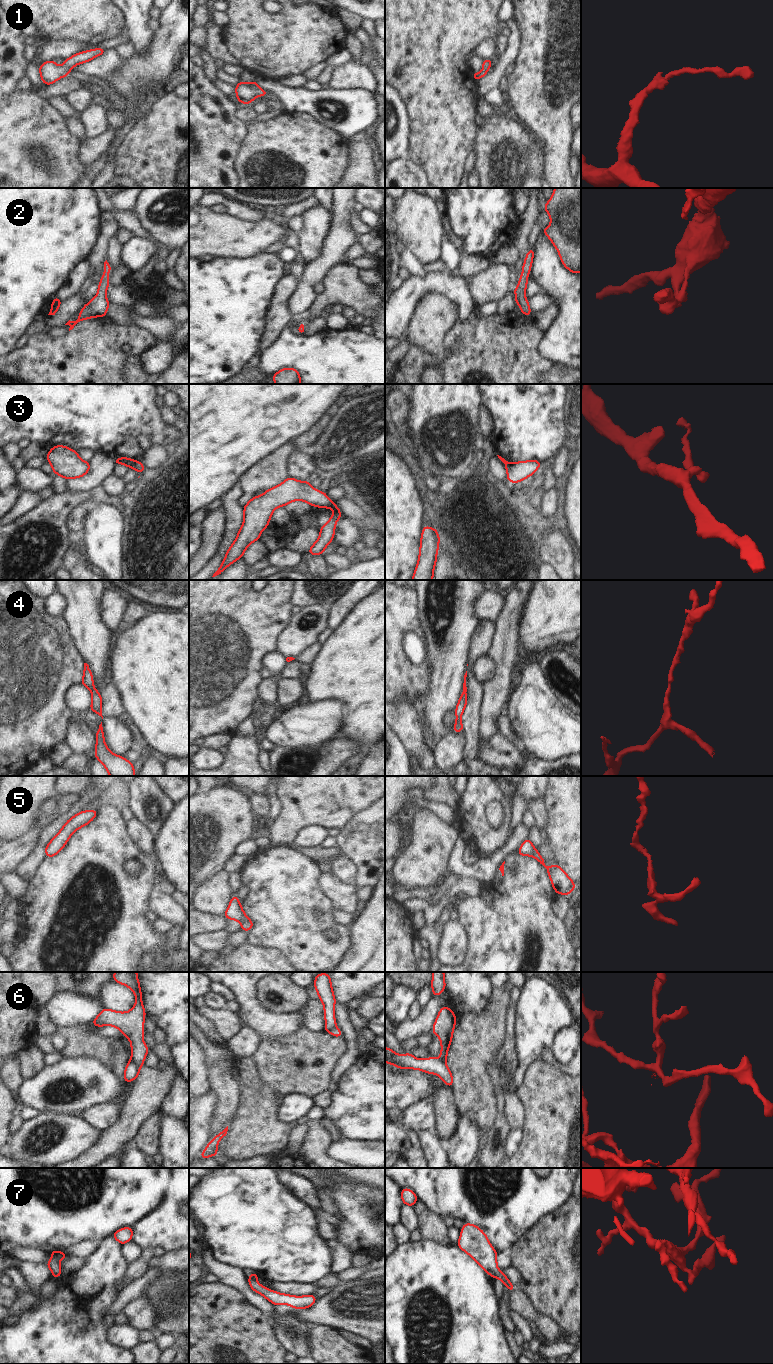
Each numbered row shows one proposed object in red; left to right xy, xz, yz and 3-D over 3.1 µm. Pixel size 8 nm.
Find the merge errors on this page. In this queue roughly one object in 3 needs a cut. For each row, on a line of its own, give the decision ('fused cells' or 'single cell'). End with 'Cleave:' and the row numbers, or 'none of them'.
1: single cell
2: single cell
3: fused cells
4: single cell
5: single cell
6: fused cells
7: single cell
Cleave: 3, 6

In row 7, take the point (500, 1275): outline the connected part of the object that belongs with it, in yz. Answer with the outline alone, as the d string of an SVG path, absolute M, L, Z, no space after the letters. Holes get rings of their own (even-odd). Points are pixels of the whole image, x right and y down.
M464 1223L457 1246L473 1258L491 1277L500 1279L512 1293L516 1287L497 1267L497 1251L487 1239L487 1235L476 1225Z

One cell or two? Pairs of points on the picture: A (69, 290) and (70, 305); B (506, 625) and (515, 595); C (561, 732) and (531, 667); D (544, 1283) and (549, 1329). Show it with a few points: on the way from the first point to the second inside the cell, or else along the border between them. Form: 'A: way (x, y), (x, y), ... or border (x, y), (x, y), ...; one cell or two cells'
A: border (79, 291), (62, 302); two cells
B: way (509, 618), (514, 602); one cell
C: way (545, 716), (533, 704), (533, 683); one cell
D: border (529, 1300), (540, 1313), (548, 1315), (561, 1329); two cells

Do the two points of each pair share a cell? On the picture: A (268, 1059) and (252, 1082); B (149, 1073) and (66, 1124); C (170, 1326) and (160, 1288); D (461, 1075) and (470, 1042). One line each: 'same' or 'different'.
A: different
B: different
C: same
D: same

